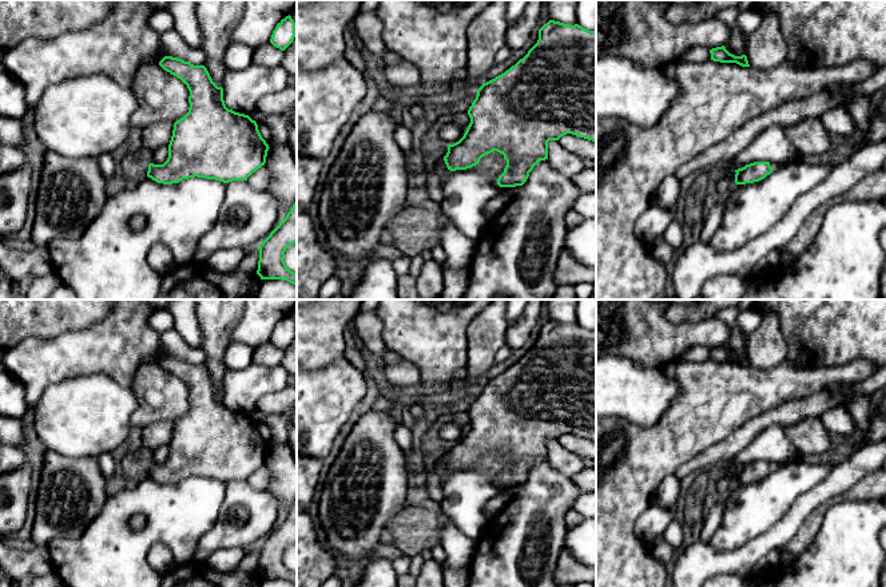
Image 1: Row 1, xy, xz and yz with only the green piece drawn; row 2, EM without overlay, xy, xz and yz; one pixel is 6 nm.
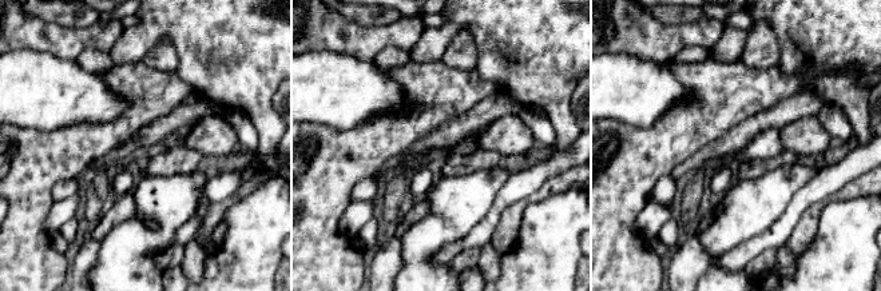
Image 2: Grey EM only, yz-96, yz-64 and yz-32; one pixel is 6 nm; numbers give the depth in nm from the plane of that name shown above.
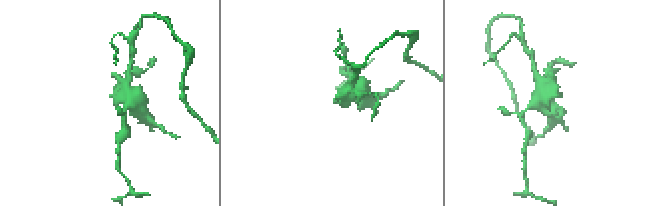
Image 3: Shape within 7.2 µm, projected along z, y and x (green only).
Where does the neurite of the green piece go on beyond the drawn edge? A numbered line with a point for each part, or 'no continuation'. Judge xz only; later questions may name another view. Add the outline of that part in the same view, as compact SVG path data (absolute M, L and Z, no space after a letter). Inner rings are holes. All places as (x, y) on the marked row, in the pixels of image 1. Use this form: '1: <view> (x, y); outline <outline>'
1: xz (434, 181); outline M444 156L437 158L437 163L430 174L426 177L425 187L430 199L441 205L444 199L444 181L448 177L449 170L445 164Z

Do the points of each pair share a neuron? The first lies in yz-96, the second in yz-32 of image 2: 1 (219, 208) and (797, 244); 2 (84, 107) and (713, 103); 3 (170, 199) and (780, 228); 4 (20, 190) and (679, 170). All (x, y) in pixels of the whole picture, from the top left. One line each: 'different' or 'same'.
1: same
2: different
3: different
4: different

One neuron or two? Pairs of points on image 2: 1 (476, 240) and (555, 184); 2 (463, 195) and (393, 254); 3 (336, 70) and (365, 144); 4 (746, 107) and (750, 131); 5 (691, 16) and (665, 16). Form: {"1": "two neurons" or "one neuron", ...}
{"1": "two neurons", "2": "two neurons", "3": "two neurons", "4": "two neurons", "5": "one neuron"}

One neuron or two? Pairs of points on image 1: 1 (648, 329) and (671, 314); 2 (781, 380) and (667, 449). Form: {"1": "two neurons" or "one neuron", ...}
{"1": "two neurons", "2": "one neuron"}

